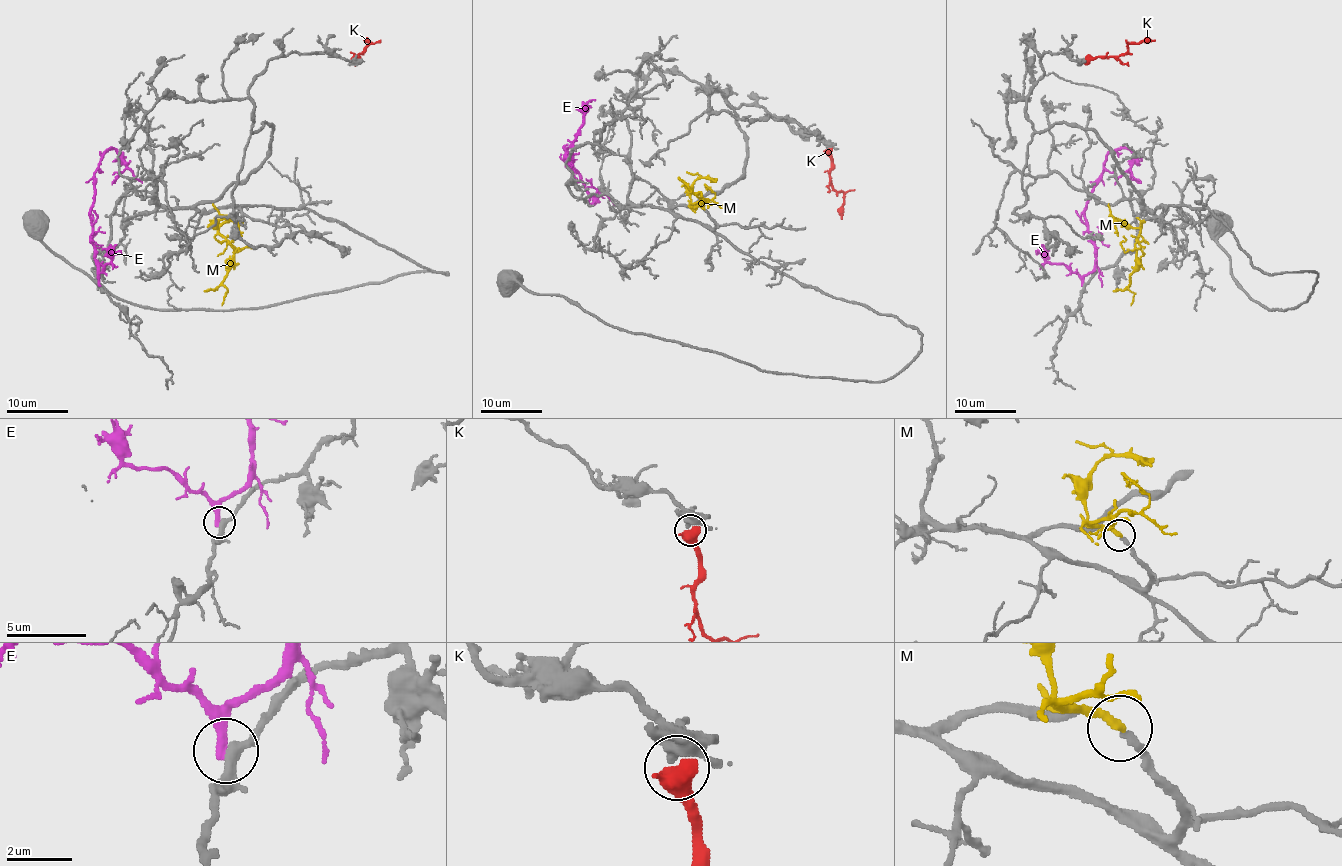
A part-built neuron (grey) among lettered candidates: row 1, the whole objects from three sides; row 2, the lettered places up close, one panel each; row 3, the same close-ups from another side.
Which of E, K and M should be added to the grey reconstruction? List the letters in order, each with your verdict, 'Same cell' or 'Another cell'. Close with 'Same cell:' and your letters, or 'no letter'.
E: Another cell
K: Another cell
M: Same cell
Same cell: M

